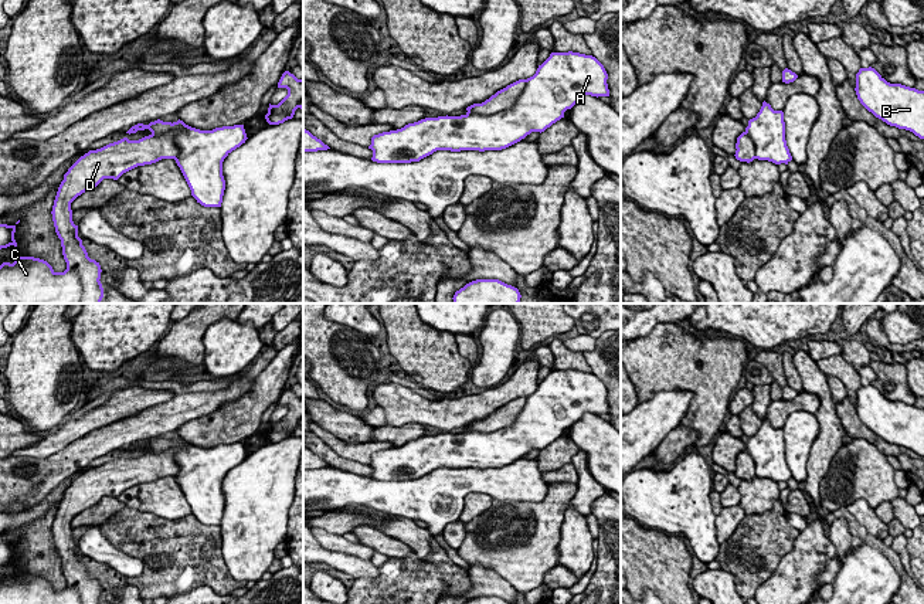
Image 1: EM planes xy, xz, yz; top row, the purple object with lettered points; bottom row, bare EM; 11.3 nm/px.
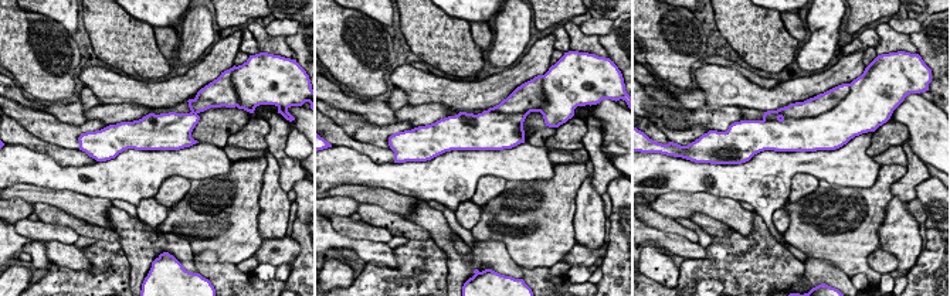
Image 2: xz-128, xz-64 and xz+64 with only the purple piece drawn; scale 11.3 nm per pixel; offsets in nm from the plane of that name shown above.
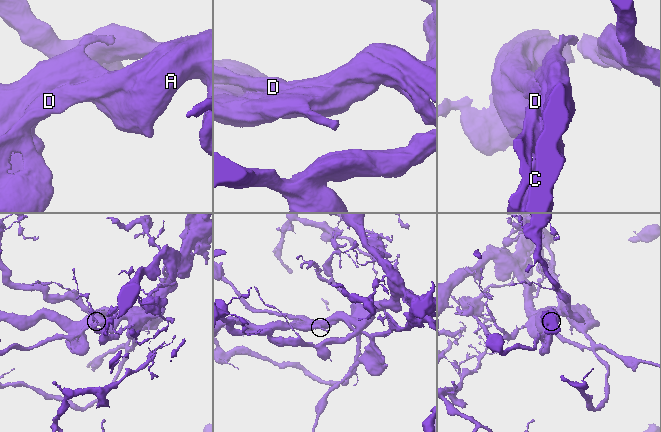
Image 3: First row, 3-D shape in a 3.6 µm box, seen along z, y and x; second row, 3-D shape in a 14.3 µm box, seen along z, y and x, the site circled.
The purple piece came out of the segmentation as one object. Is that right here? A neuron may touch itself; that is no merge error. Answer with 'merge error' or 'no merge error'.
merge error

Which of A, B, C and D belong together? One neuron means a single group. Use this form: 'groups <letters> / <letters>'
groups A B C / D

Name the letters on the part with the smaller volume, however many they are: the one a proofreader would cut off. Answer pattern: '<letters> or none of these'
D

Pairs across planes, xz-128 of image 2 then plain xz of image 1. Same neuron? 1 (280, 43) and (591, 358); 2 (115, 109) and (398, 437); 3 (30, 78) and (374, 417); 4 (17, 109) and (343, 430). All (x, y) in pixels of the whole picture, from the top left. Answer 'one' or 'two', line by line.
1: two
2: one
3: two
4: two

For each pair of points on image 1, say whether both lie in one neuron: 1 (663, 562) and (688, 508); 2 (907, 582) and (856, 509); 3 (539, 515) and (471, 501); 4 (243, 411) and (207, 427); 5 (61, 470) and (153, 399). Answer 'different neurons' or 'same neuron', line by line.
1: different neurons
2: different neurons
3: different neurons
4: same neuron
5: different neurons

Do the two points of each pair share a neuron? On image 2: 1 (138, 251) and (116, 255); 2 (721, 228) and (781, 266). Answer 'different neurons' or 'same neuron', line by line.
1: different neurons
2: different neurons

